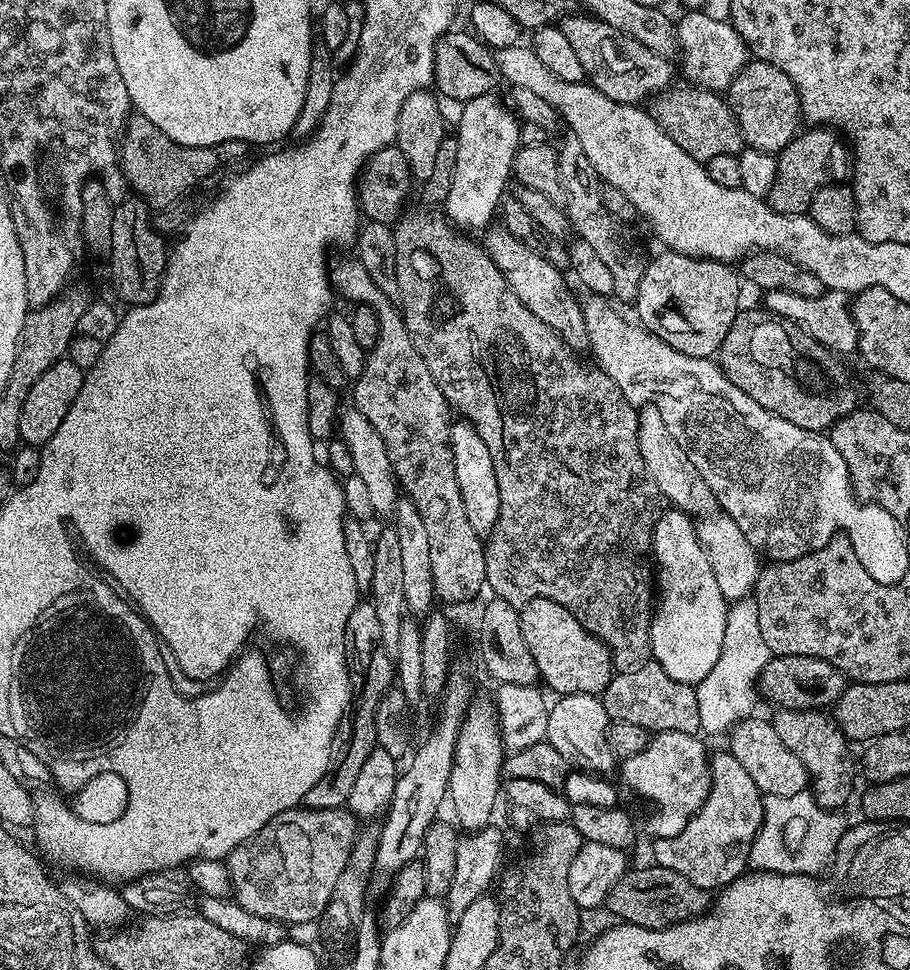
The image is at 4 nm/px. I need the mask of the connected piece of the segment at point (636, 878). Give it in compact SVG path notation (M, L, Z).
M659 866L651 867L633 867L625 872L624 877L610 890L606 908L609 908L619 921L637 924L643 928L669 928L671 924L692 920L709 911L709 889L694 886L690 878L682 878L682 874L674 870L666 870Z

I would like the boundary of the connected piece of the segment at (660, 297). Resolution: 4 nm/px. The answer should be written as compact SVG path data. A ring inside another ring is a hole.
M664 250L661 253L661 256L656 256L653 260L651 257L647 261L642 282L638 286L634 307L640 315L639 323L648 332L662 338L662 342L666 342L676 352L690 354L694 358L715 357L742 308L740 305L742 280L737 269L731 263L722 260L704 260L701 256L687 256L671 250Z

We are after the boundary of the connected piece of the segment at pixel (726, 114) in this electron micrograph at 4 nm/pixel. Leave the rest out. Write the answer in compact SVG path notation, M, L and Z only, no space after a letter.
M699 86L676 87L669 87L652 97L650 115L674 142L678 142L678 146L682 146L682 150L686 150L686 154L690 154L690 158L707 162L710 158L718 158L718 154L737 155L745 147L742 130L721 93L709 92Z

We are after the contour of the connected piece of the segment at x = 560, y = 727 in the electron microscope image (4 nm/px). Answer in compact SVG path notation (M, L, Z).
M570 694L560 696L551 701L546 718L545 741L562 758L568 761L573 769L583 770L593 774L608 774L608 771L615 769L618 758L612 752L608 741L608 730L610 721L606 714L606 706L599 695Z

